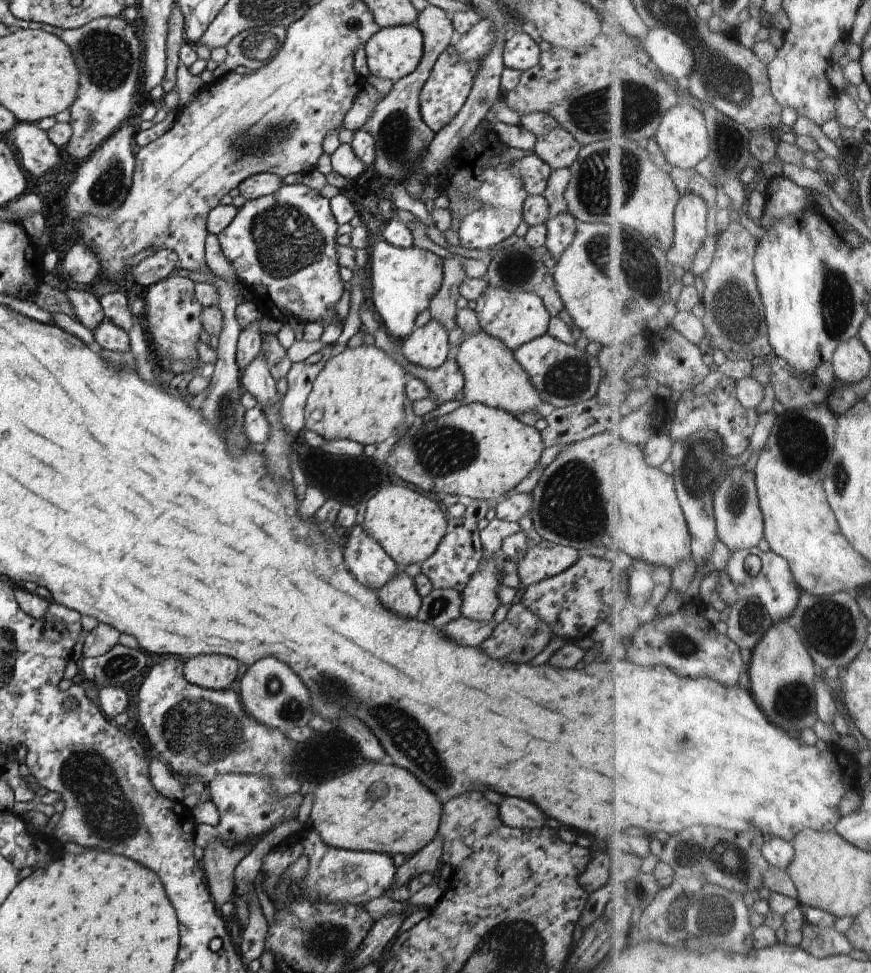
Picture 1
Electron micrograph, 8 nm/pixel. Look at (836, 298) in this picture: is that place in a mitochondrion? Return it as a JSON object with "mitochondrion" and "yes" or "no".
{"mitochondrion":"yes"}

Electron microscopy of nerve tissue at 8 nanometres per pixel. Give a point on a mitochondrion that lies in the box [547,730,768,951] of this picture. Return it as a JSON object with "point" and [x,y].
{"point":[701,912]}

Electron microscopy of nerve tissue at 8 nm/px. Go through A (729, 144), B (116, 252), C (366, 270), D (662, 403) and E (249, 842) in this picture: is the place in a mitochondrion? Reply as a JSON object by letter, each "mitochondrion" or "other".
{"A":"mitochondrion","B":"other","C":"other","D":"other","E":"other"}

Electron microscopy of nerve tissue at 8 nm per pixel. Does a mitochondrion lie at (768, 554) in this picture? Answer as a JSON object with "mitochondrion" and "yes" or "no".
{"mitochondrion":"no"}

